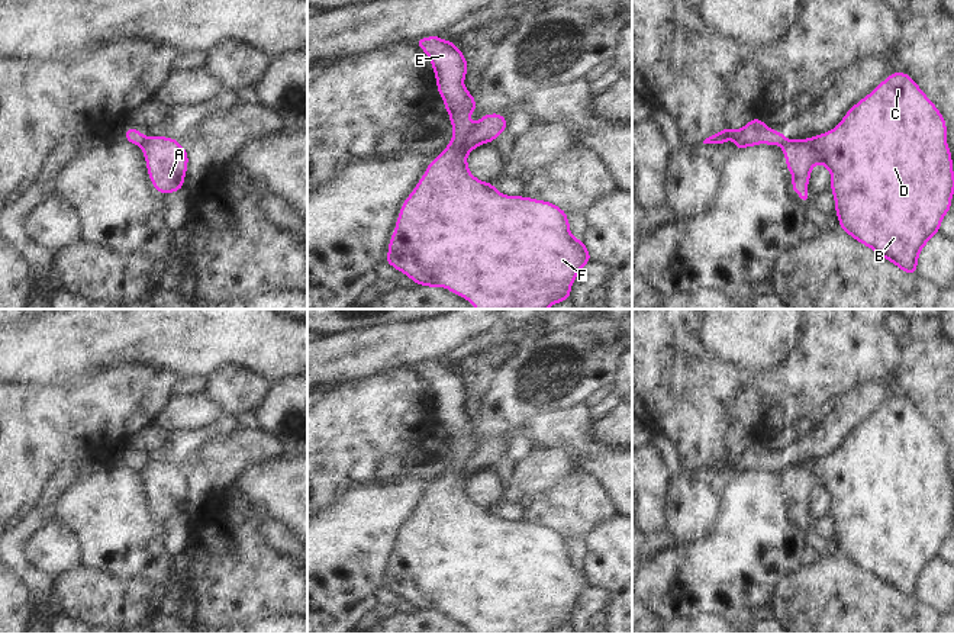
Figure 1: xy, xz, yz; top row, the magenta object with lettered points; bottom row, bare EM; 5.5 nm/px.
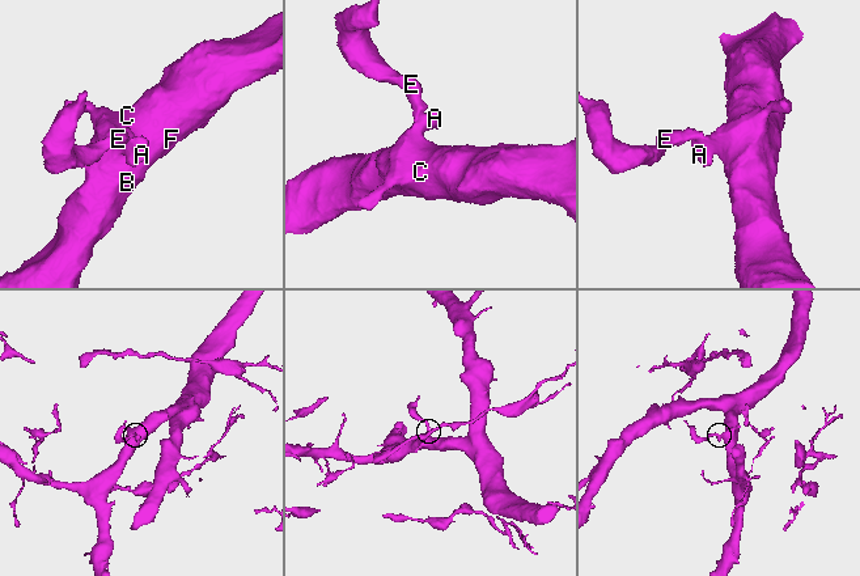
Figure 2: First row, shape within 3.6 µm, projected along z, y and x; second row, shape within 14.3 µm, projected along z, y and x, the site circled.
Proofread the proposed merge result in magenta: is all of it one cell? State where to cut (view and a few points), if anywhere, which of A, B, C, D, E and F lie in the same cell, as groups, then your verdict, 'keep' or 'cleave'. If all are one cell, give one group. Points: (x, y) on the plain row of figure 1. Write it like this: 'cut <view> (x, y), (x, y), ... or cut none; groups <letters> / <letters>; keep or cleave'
cut xz (471, 449), (460, 463), (453, 464); groups A B C D F / E; cleave

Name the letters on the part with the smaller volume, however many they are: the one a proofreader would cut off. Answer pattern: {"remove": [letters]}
{"remove": ["E"]}

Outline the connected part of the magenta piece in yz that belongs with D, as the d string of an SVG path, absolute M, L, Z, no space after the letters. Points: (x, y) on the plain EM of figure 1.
M893 396L871 418L851 431L834 454L806 464L784 461L779 470L792 499L792 515L800 524L808 524L812 493L824 489L831 499L829 514L839 554L902 596L916 599L921 576L940 557L944 541L951 535L954 495L947 469L947 447L906 396Z

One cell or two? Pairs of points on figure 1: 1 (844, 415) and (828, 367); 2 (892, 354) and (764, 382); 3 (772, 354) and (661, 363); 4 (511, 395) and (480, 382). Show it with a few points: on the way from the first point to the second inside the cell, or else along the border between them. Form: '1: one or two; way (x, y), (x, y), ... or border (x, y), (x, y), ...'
1: two; border (870, 380), (840, 398)
2: one; way (860, 354), (835, 354), (805, 382), (796, 382)
3: two; border (699, 330), (702, 346), (738, 369)
4: two; border (512, 359), (502, 369), (492, 390), (482, 401)

